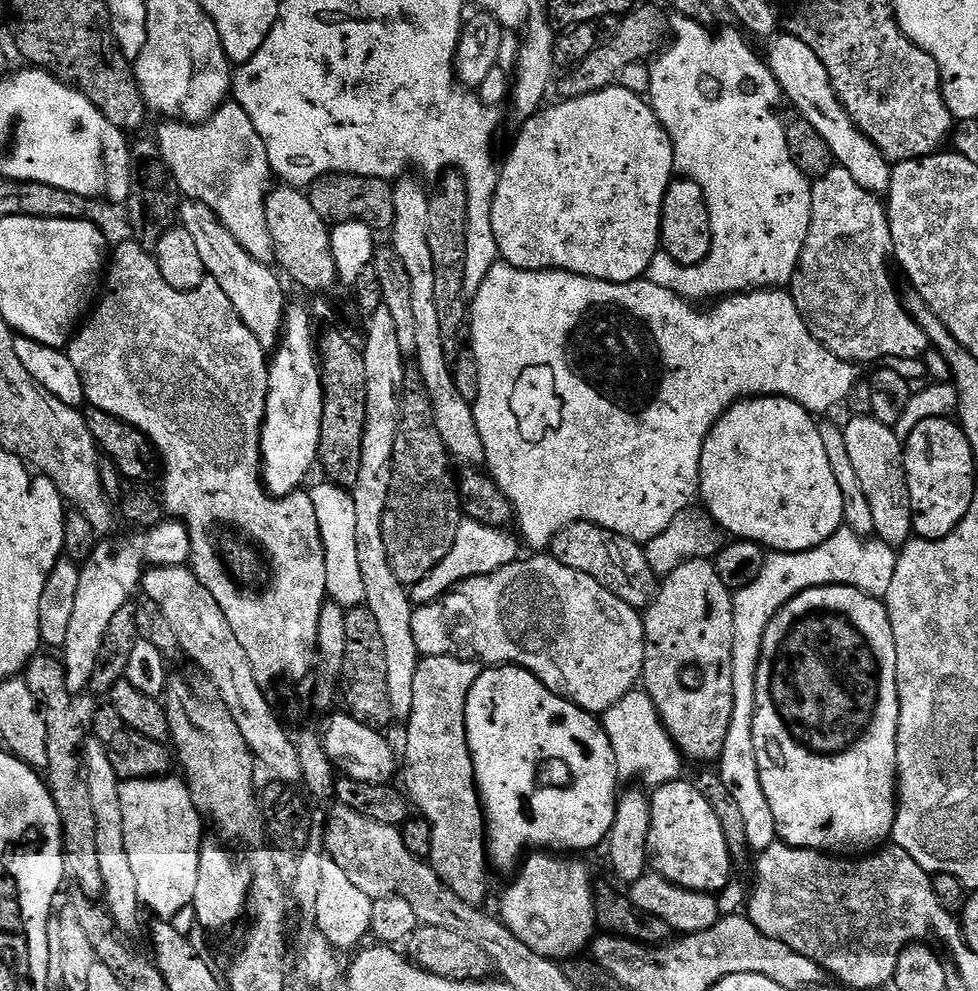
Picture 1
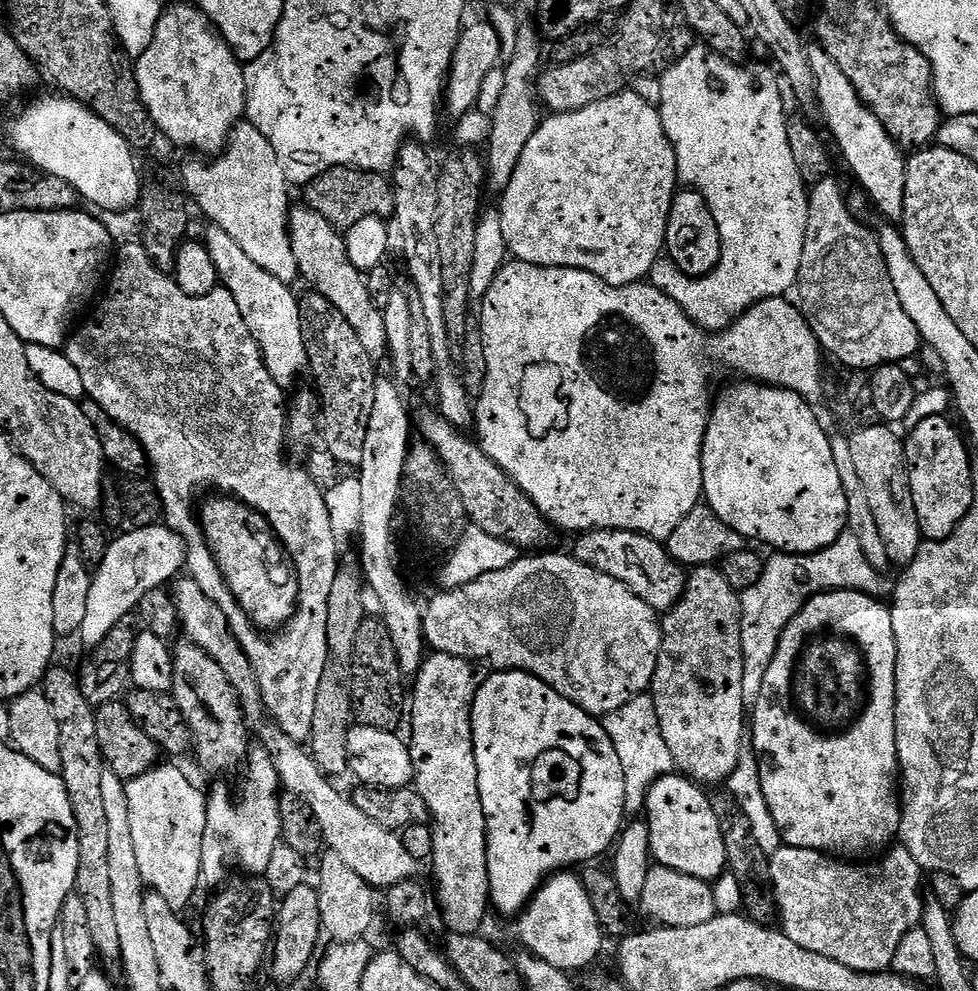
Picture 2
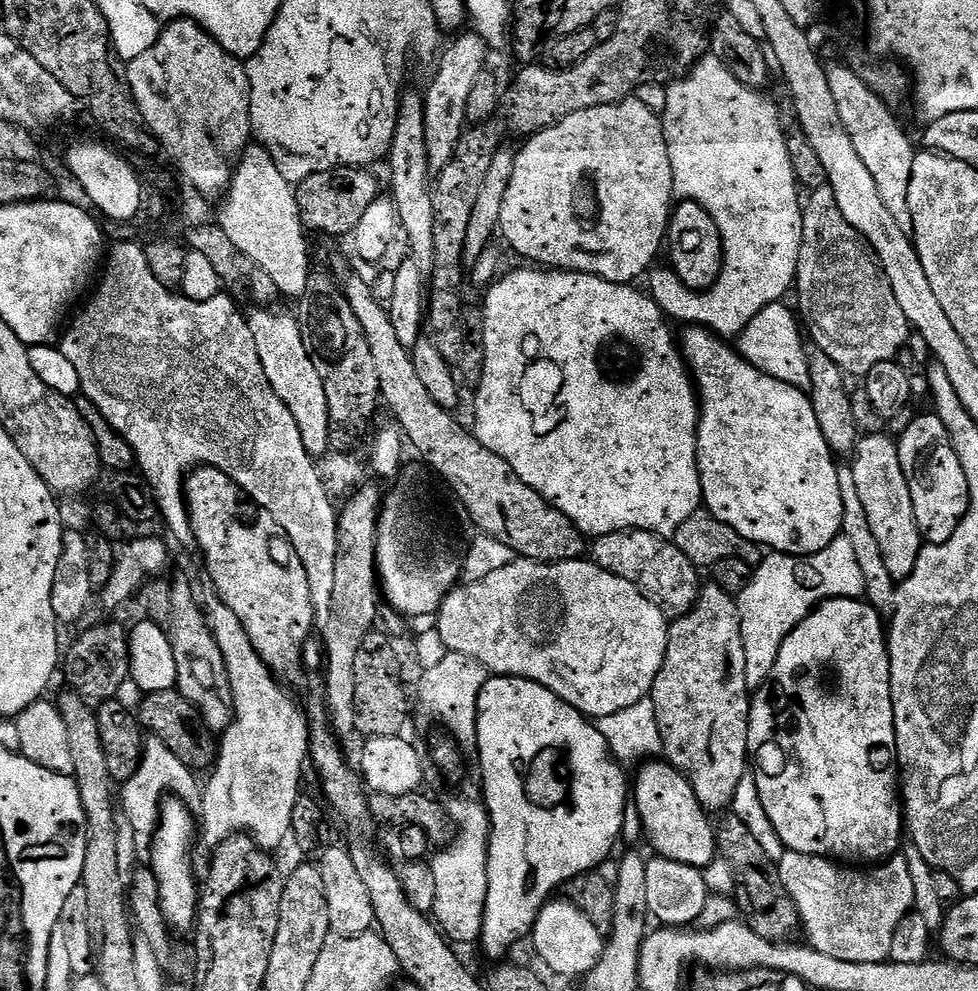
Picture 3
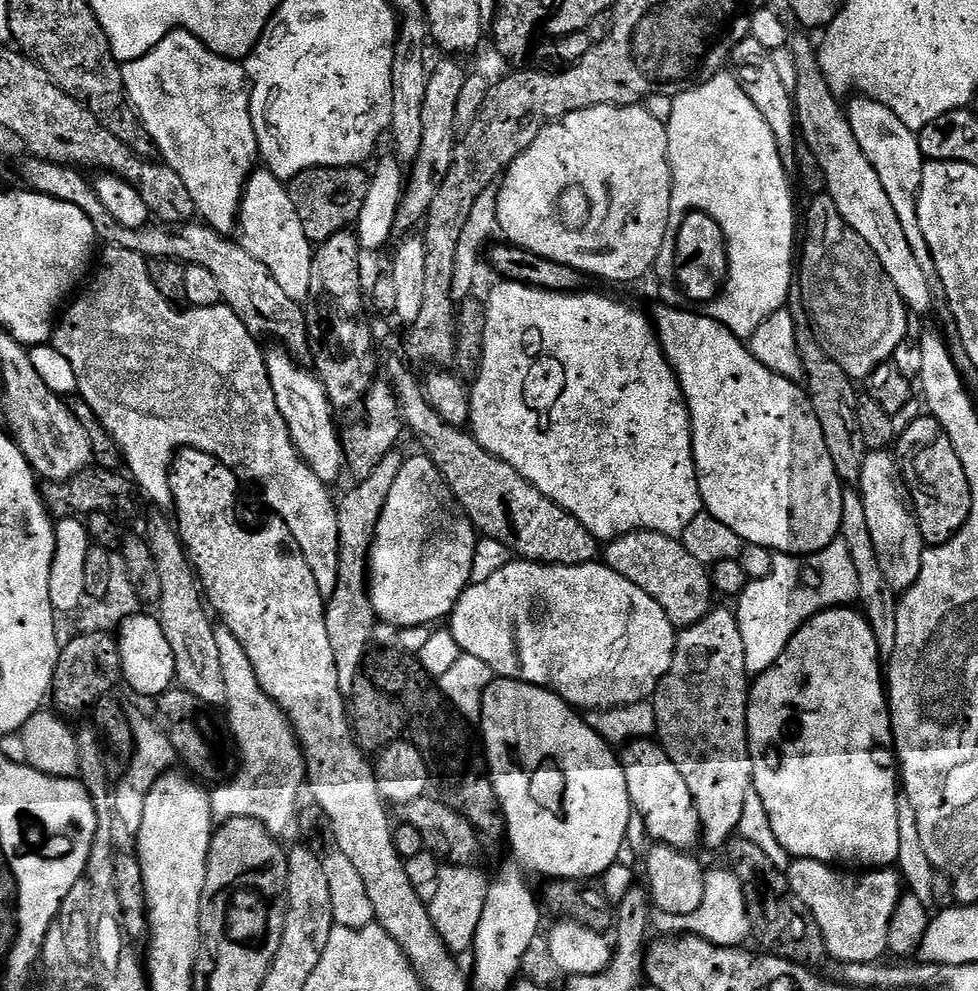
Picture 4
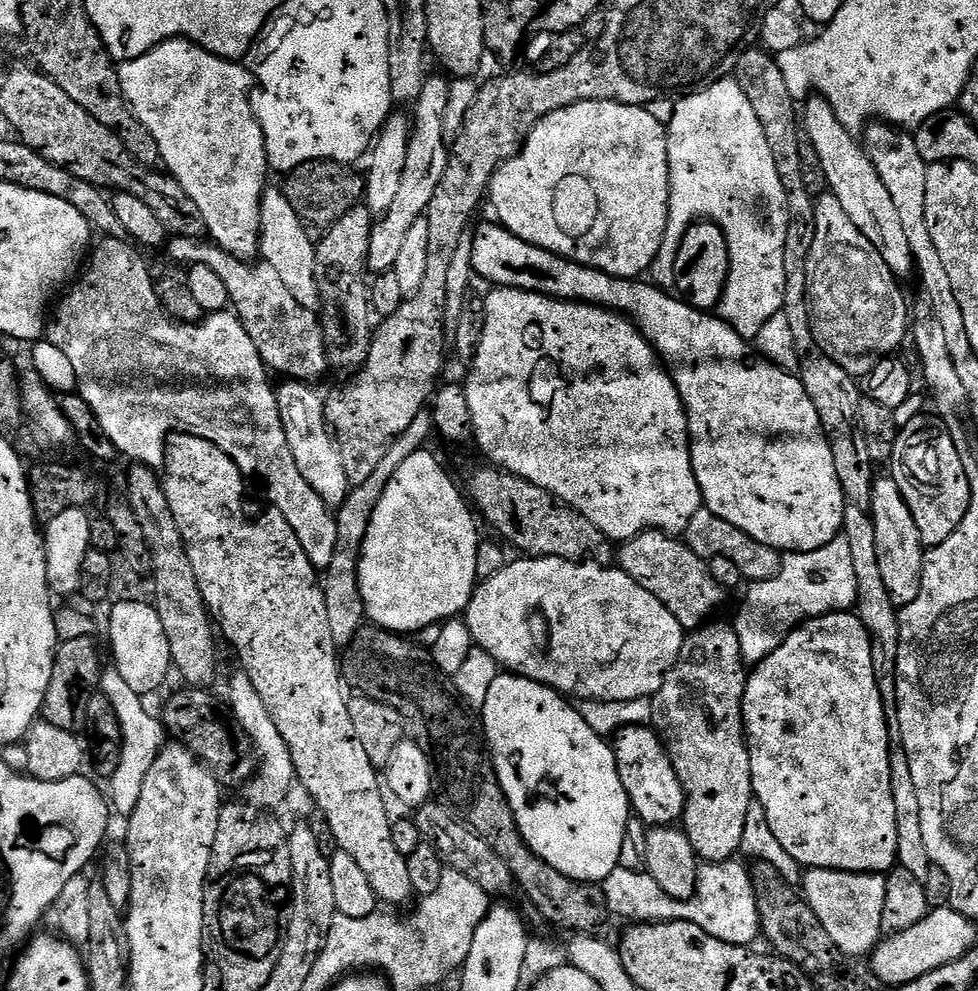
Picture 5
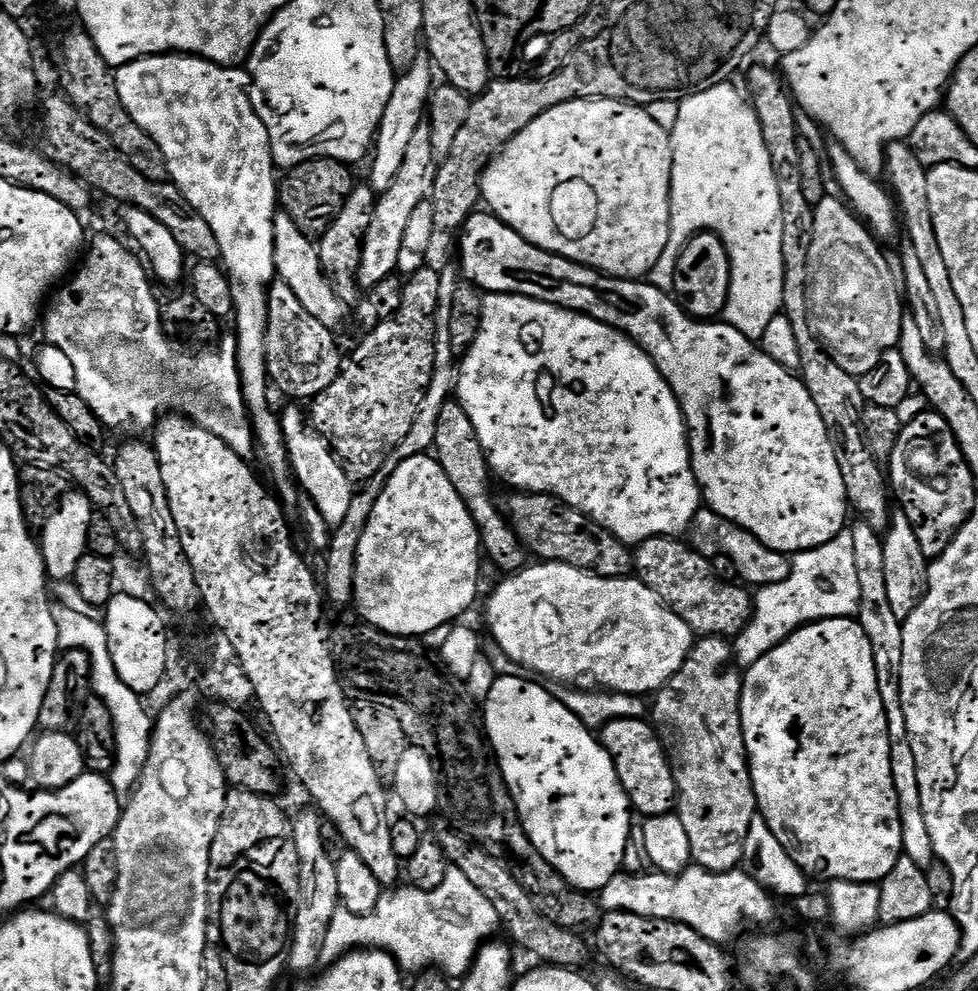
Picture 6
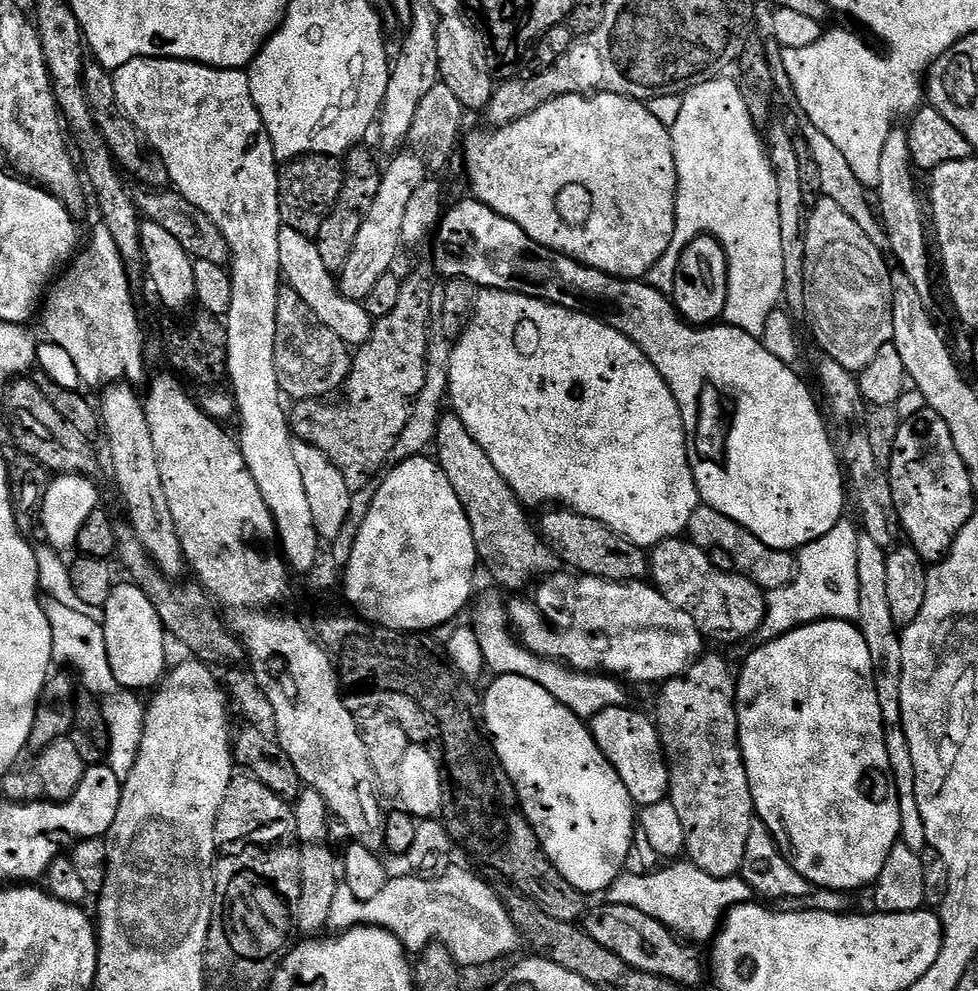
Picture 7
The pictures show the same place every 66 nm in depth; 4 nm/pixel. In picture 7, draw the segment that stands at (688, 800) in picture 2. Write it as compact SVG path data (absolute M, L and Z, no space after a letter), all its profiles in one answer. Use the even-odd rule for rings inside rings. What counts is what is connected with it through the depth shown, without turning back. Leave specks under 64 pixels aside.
M632 706L602 710L602 714L590 721L590 731L610 766L614 766L618 778L622 778L633 805L645 808L668 799L668 761L660 747L655 723L649 717L647 720Z

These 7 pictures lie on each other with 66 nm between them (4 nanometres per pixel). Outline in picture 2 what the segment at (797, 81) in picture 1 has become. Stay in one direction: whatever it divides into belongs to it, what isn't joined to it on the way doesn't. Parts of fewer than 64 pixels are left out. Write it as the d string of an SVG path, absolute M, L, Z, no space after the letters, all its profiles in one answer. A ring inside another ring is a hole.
M819 46L808 48L808 61L812 67L812 72L816 76L816 90L814 93L815 103L820 103L820 112L824 115L824 120L828 123L827 135L840 147L840 152L844 155L844 160L848 163L848 168L852 171L852 176L858 183L864 187L866 195L872 199L872 204L884 216L889 216L889 221L900 222L904 218L904 198L906 196L906 156L899 144L890 138L890 134L882 122L878 122L878 118L871 112L862 102L862 98L854 90L854 86L850 82L850 78L846 78L846 74L842 74L842 69L838 66L838 62L834 62L834 58L830 58L830 54L826 54L824 49Z

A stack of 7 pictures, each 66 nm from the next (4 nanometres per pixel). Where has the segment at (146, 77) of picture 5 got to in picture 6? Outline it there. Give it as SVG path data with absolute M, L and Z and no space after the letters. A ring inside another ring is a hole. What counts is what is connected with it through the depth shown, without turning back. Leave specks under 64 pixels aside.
M191 54L143 56L141 60L135 60L129 64L122 65L121 68L115 69L115 74L116 85L118 86L118 98L122 98L123 108L128 111L130 118L134 118L134 122L138 122L138 126L142 126L142 130L146 130L146 134L150 134L150 138L154 138L154 142L158 142L158 146L162 146L162 154L166 154L166 166L168 167L168 175L171 183L175 184L178 190L182 190L182 194L186 198L188 205L202 218L206 218L207 224L210 225L210 230L214 230L214 234L218 238L220 260L227 271L228 281L232 287L232 297L234 298L234 321L236 320L236 329L234 329L234 335L236 337L236 361L238 362L238 370L240 371L240 385L244 390L244 401L248 404L248 415L252 417L252 431L256 433L258 456L264 459L264 468L272 475L272 480L276 483L276 488L274 487L275 495L279 497L285 505L291 506L296 500L298 485L292 475L292 463L288 461L288 451L286 450L284 435L282 434L280 416L278 412L272 409L272 404L268 401L270 381L268 379L268 354L266 352L268 289L272 287L274 281L277 279L276 263L274 262L274 222L276 221L276 214L278 211L278 169L274 161L272 161L270 134L266 130L262 118L258 118L258 114L252 105L252 92L250 91L252 88L252 78L243 67L237 66L234 68L226 68L222 64L215 64L209 60L202 59L200 56Z

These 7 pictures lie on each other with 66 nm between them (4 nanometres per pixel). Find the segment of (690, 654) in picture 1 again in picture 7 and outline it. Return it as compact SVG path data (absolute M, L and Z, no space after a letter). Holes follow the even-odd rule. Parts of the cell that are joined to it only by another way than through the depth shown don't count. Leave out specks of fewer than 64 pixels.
M701 655L682 675L667 681L659 689L660 701L656 704L654 723L660 735L660 747L668 761L668 799L682 818L682 830L688 832L684 847L687 859L714 878L726 878L736 876L743 869L754 809L750 782L740 753L736 717L737 677L734 668L732 672L731 666L722 657L708 655Z

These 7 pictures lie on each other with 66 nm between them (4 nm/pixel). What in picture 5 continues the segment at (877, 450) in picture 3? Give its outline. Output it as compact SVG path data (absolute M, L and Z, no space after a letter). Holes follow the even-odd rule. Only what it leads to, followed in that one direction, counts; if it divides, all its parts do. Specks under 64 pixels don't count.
M881 475L872 483L872 502L870 505L870 515L874 522L874 538L876 539L876 545L878 549L878 567L882 574L882 583L886 585L886 590L890 594L890 602L894 602L894 606L897 610L910 606L910 602L914 602L914 598L918 598L918 590L922 590L922 570L924 569L924 554L925 547L922 542L922 538L918 534L918 525L914 523L914 514L910 514L910 506L906 506L906 502L902 498L902 490L898 490L898 482L892 480L891 475Z

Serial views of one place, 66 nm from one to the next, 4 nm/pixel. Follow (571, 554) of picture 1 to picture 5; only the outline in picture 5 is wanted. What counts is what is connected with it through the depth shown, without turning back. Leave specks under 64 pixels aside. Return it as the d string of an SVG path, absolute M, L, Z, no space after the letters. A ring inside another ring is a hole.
M643 532L632 540L625 540L619 545L618 560L622 570L642 590L650 590L685 630L695 630L704 627L713 619L712 616L724 604L726 590L714 582L708 569L708 561L703 560L694 550L690 550L683 539L666 532Z

